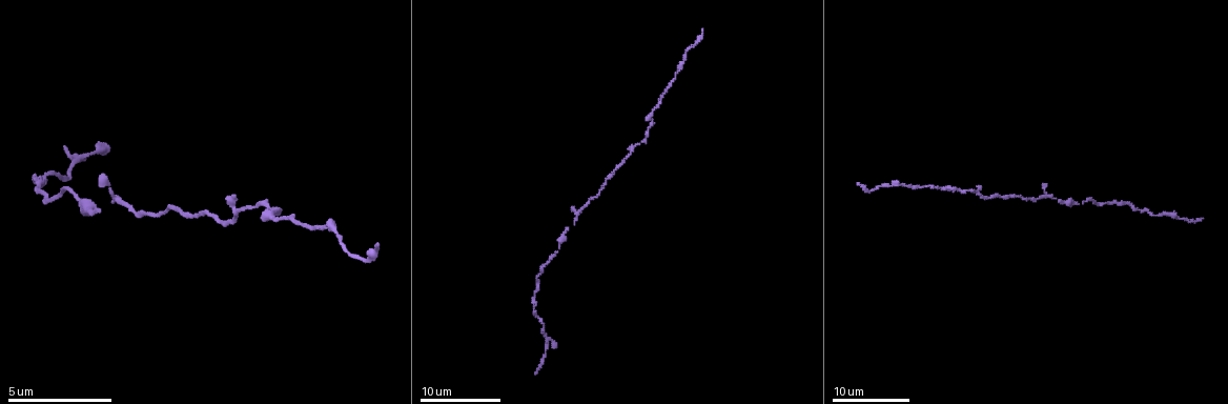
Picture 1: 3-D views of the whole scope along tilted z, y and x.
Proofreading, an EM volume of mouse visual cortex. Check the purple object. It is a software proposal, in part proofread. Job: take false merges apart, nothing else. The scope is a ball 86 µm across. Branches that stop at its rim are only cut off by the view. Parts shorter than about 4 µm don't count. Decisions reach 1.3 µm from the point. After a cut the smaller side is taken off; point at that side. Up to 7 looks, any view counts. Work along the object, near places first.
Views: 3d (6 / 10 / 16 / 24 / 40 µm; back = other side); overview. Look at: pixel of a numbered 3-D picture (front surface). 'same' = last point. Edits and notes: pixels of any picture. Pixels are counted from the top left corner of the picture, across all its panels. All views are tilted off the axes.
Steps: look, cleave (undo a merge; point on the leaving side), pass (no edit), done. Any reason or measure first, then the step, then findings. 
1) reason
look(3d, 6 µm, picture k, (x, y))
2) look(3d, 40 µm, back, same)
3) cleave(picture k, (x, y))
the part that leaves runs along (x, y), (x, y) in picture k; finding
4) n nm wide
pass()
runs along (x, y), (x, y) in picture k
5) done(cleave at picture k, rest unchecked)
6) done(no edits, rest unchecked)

two arms in line, one across
look(3d, 6 µm, picture 1, (246, 206))

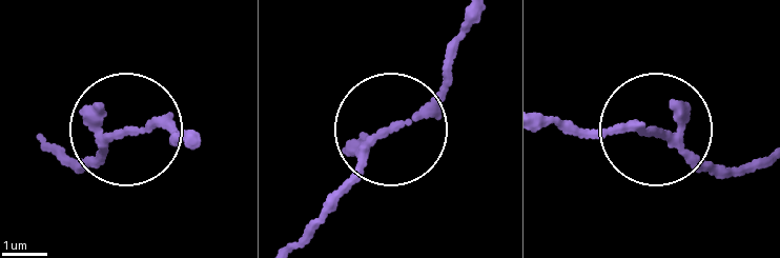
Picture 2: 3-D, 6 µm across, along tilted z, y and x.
look(3d, 6 µm, back, picture 2, (655, 132))

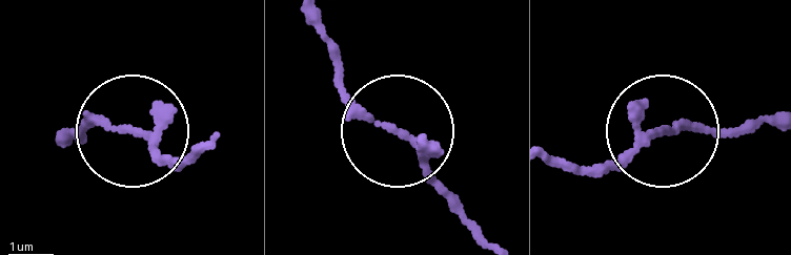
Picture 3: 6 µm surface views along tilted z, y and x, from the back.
3 arms
pass()
runs along (554, 164), (591, 170), (652, 135), (771, 123) in picture 3; continuous, no second neuron

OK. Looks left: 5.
sudden change in width
look(3d, 10 µm, picture 1, (946, 189))

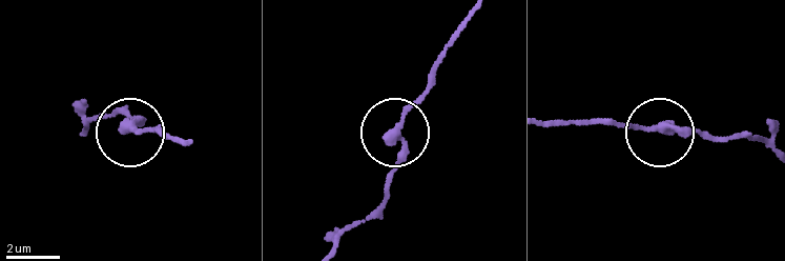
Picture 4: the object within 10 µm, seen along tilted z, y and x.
pass()
runs along (335, 247), (380, 202), (399, 155), (403, 115), (431, 82) in picture 4; all the same neuron

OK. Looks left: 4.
look(3d, 10 µm, picture 1, (154, 215))

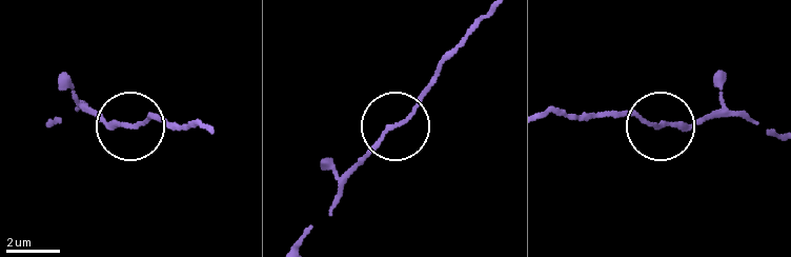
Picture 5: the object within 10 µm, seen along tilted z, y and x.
pass()
runs along (663, 125), (615, 112) in picture 5; all the same neuron

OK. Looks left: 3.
look(3d, 10 µm, picture 1, (1075, 204))

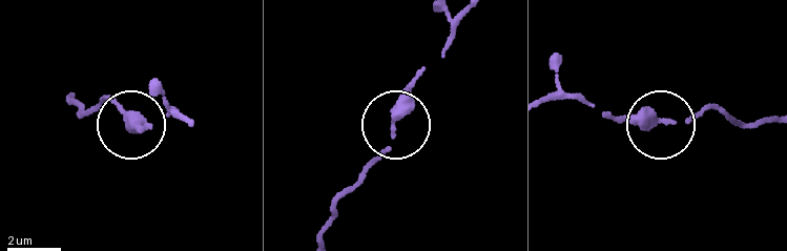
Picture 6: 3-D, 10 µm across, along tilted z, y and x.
pass()
runs along (466, 12), (448, 50), (411, 88), (392, 140), (364, 178) in picture 6; one neuron here

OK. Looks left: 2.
done(no edits, rest unchecked)

